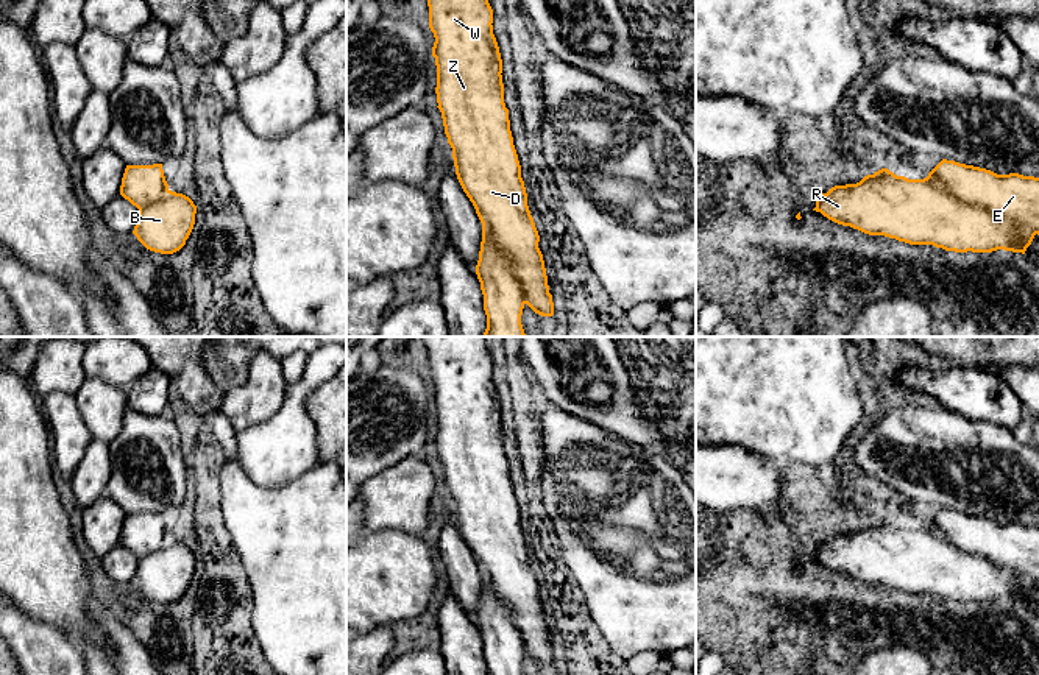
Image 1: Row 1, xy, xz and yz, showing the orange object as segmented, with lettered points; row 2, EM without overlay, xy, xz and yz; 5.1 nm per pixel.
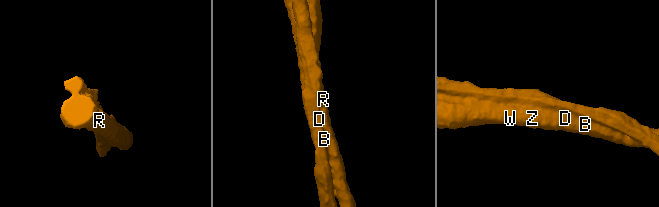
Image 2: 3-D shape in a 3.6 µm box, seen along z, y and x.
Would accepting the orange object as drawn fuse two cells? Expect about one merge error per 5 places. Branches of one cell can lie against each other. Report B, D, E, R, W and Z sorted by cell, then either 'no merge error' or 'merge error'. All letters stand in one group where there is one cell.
B D E R W Z; no merge error

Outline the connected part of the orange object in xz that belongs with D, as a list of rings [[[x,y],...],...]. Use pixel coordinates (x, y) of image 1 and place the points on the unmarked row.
[[[421,337],[435,391],[437,452],[452,497],[457,528],[482,572],[476,624],[484,644],[487,675],[523,675],[527,653],[541,666],[554,664],[540,585],[527,555],[521,514],[504,452],[502,408],[493,383],[487,337]]]

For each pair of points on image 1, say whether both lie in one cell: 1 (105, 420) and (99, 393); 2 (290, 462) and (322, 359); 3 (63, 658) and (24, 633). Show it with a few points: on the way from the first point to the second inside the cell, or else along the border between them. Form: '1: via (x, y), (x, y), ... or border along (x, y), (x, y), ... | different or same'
1: via (103, 413), (99, 399) | same
2: via (290, 437), (295, 398), (308, 384) | same
3: via (53, 658), (49, 658), (33, 643) | same

